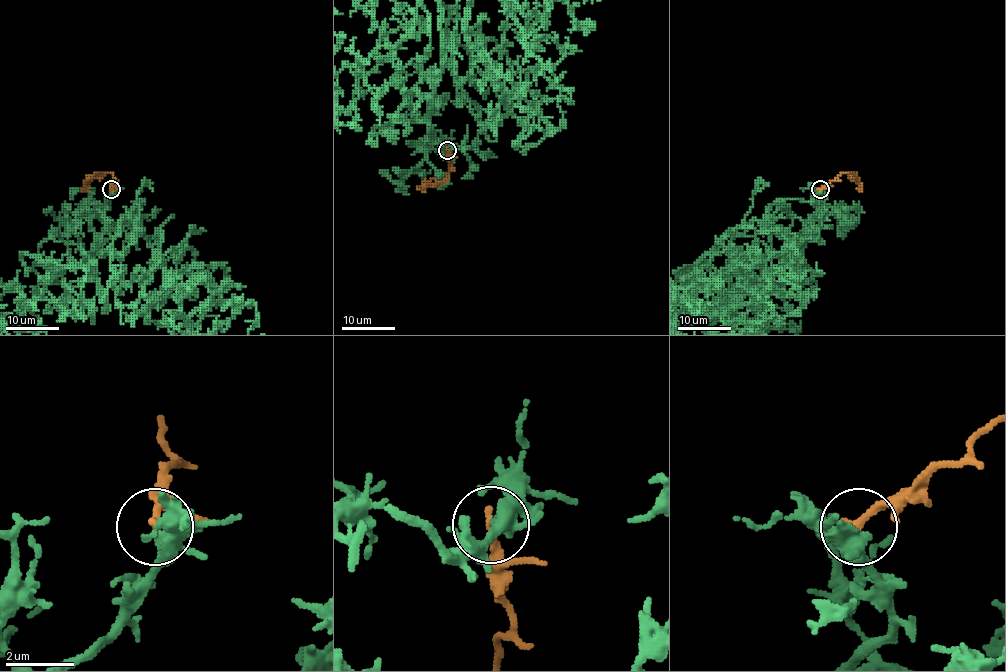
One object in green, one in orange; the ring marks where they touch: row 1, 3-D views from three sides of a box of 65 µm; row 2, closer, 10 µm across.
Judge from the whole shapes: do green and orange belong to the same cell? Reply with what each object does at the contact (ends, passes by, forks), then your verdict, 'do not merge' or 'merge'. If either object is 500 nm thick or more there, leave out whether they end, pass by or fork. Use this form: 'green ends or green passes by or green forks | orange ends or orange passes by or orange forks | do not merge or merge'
green forks | orange ends | merge

